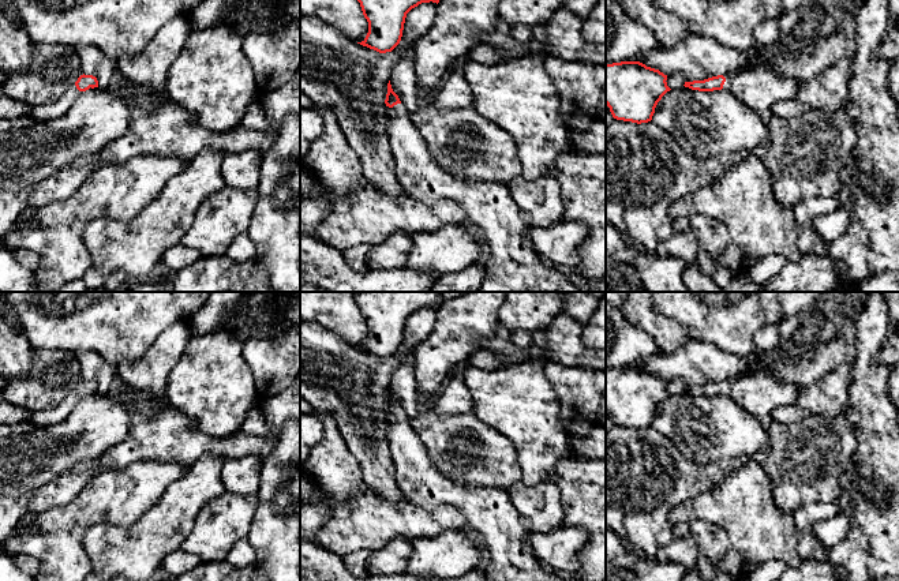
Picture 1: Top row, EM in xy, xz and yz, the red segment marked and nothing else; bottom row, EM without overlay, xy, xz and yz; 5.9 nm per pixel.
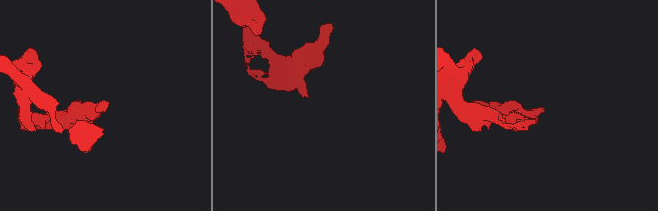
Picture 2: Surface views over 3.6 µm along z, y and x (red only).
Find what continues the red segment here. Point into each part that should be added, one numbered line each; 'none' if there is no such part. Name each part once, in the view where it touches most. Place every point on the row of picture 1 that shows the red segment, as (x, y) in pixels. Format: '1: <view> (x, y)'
1: yz (759, 89)

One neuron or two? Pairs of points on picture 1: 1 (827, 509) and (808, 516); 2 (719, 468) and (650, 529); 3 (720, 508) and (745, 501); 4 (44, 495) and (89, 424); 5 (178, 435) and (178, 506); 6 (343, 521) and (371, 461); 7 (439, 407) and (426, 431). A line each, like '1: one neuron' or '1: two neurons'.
1: one neuron
2: one neuron
3: one neuron
4: two neurons
5: two neurons
6: two neurons
7: two neurons

